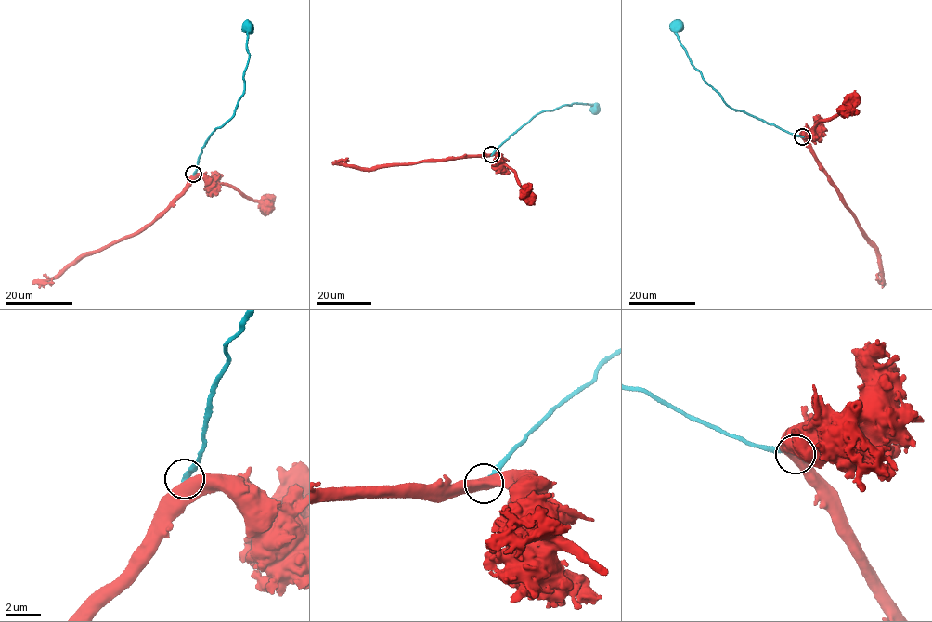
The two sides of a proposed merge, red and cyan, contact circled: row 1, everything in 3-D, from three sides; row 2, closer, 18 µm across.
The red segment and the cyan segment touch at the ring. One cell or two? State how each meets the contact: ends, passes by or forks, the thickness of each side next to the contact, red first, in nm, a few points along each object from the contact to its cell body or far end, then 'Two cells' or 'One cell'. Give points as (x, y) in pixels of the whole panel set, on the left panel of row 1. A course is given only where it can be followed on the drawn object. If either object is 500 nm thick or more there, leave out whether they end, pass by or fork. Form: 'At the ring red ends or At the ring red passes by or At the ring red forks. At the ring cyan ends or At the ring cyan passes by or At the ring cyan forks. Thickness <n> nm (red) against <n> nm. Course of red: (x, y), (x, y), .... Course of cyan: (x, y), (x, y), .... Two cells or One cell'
Thickness 700 nm (red) against 320 nm. Course of red: (193, 174), (180, 193), (149, 224), (134, 234), (83, 253), (45, 282), (49, 282), (52, 278). Course of cyan: (193, 174), (201, 149), (212, 134), (230, 119), (243, 93), (242, 77), (249, 56), (246, 45), (248, 25). Two cells

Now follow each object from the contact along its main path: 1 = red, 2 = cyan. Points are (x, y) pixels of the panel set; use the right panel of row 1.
1: (802, 136), (860, 230), (874, 245), (884, 273), (881, 279), (877, 279), (876, 274)
2: (802, 136), (725, 102), (688, 56), (677, 35), (676, 31), (680, 25), (678, 24)

